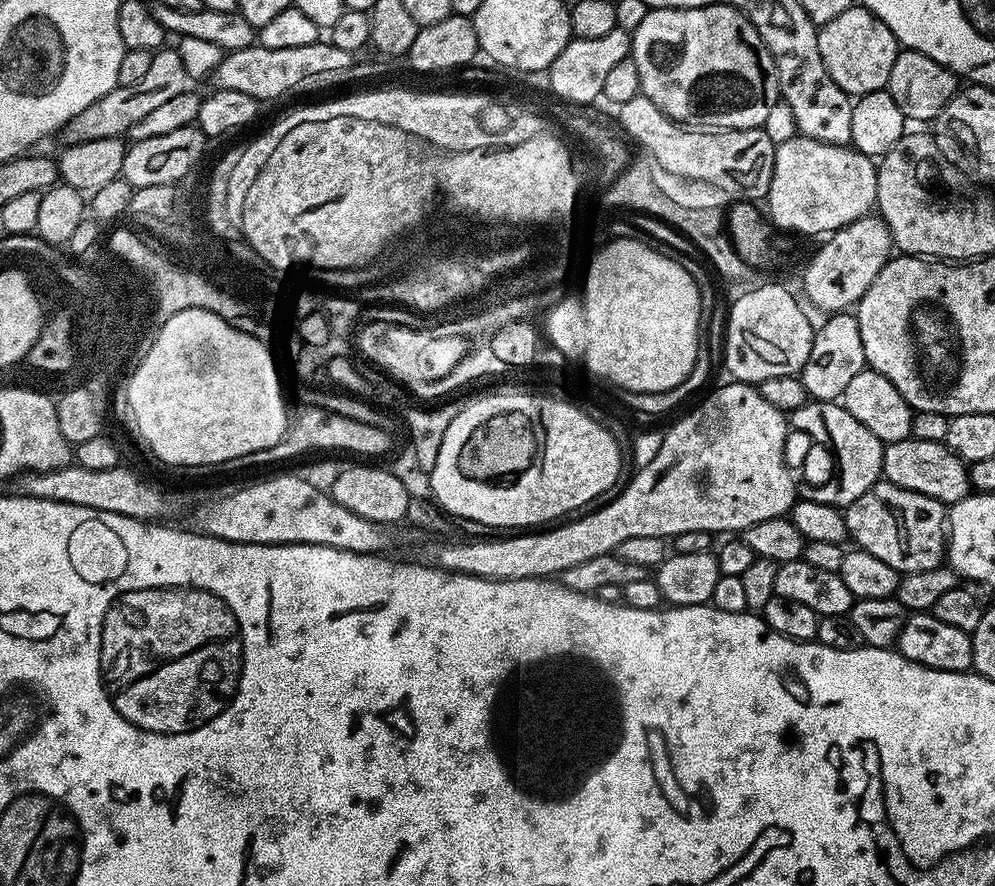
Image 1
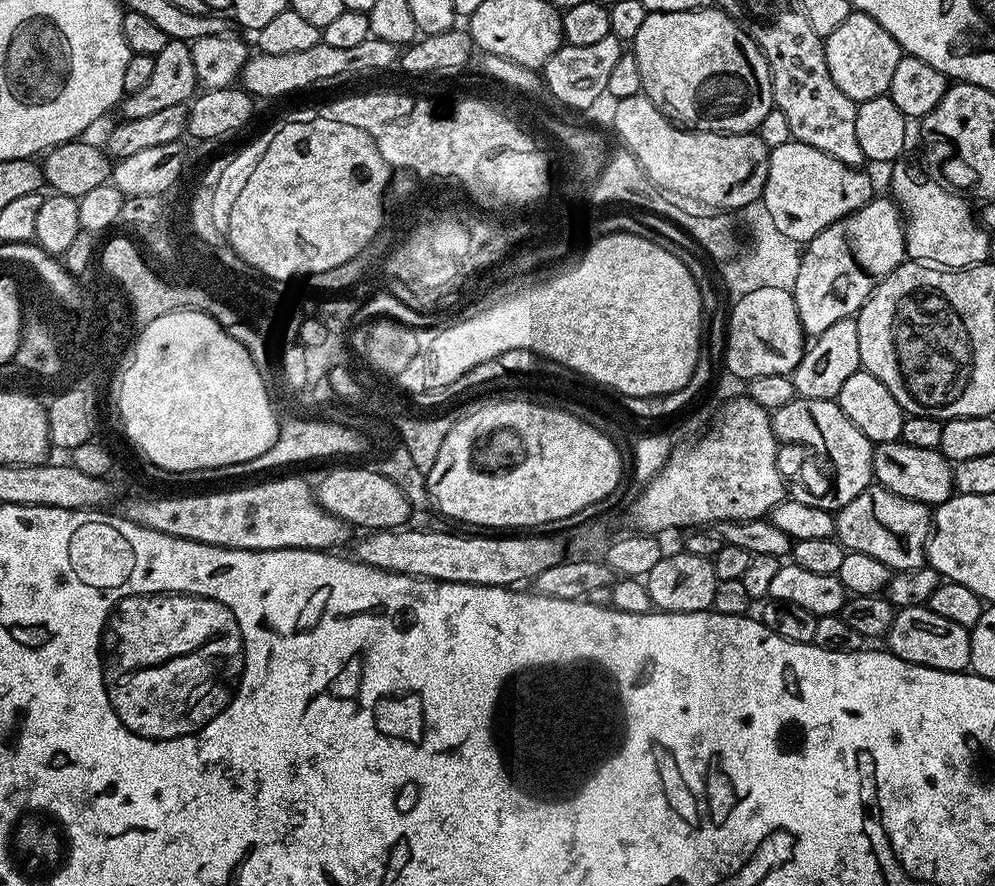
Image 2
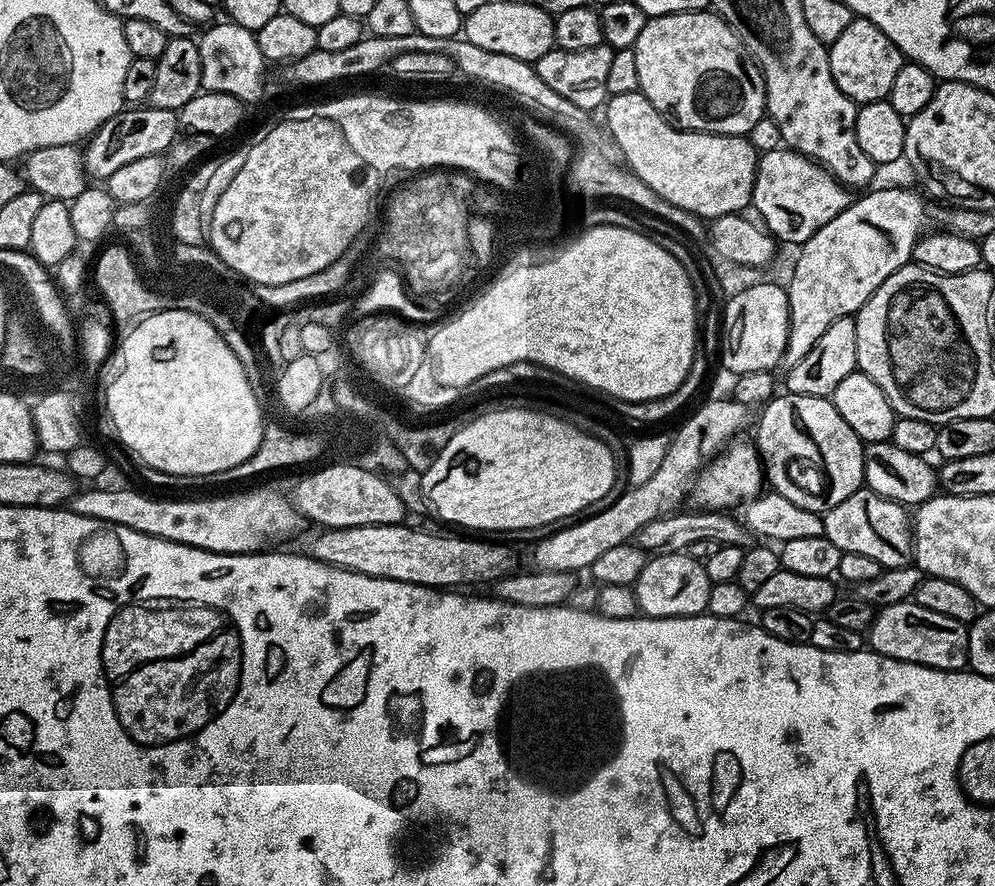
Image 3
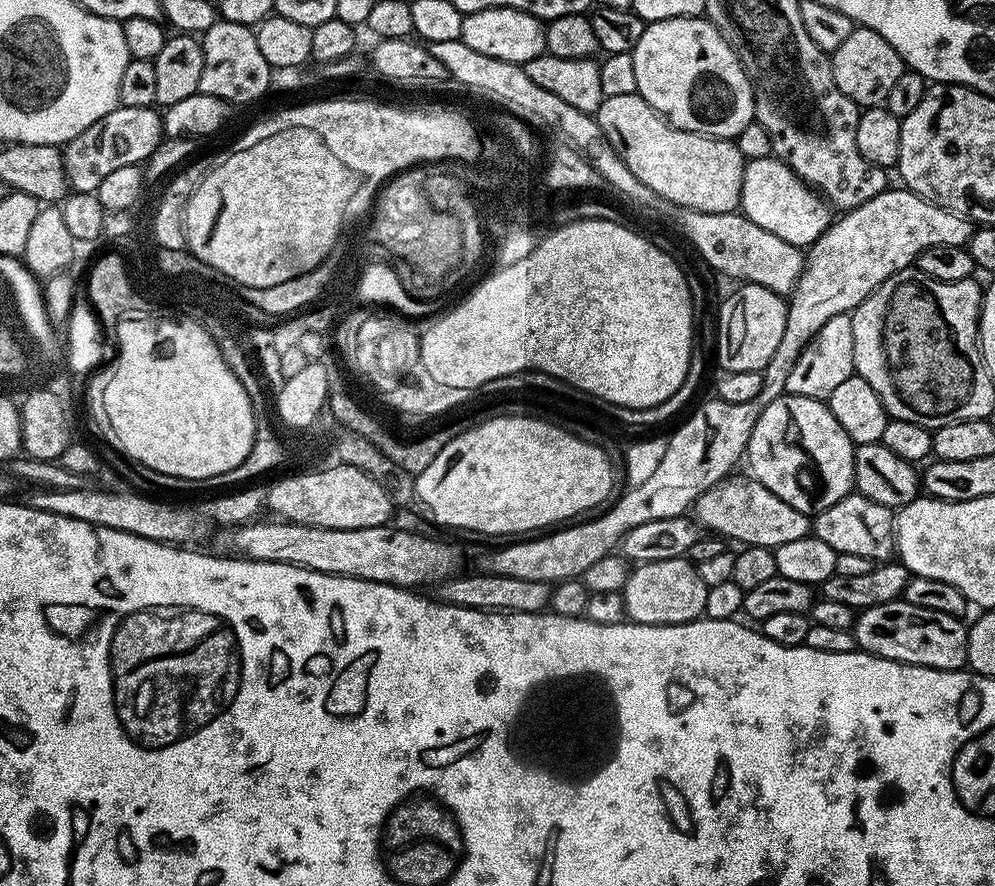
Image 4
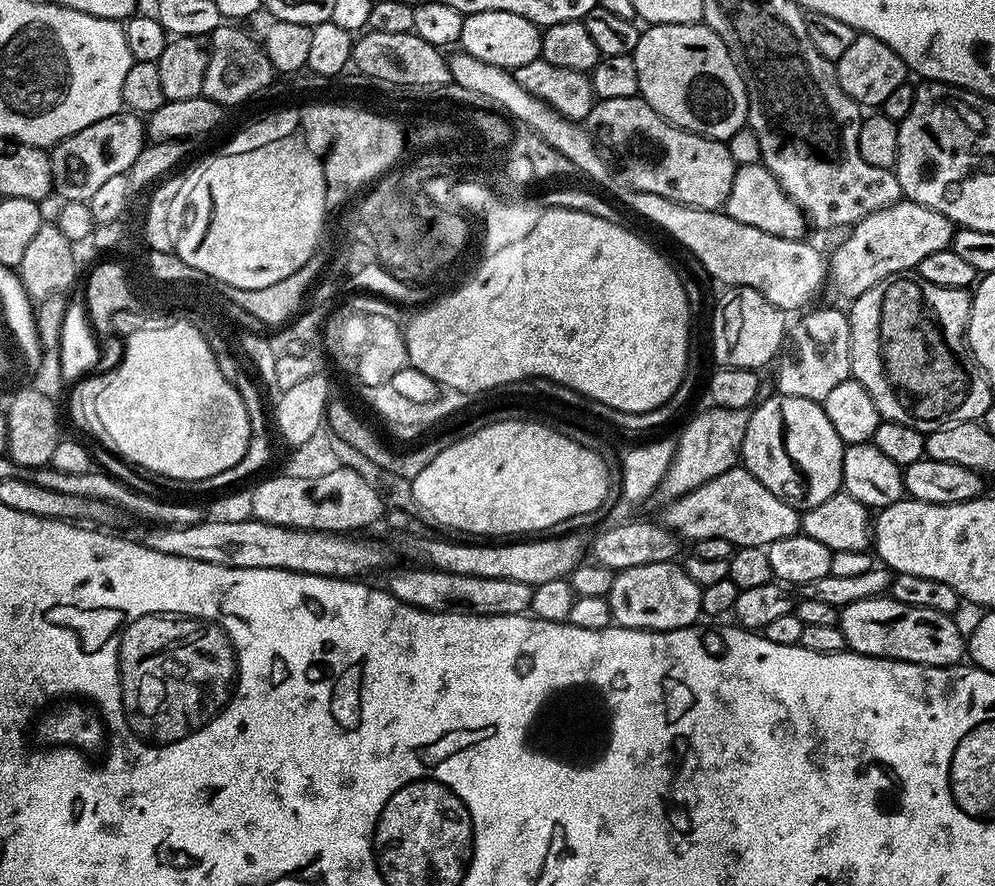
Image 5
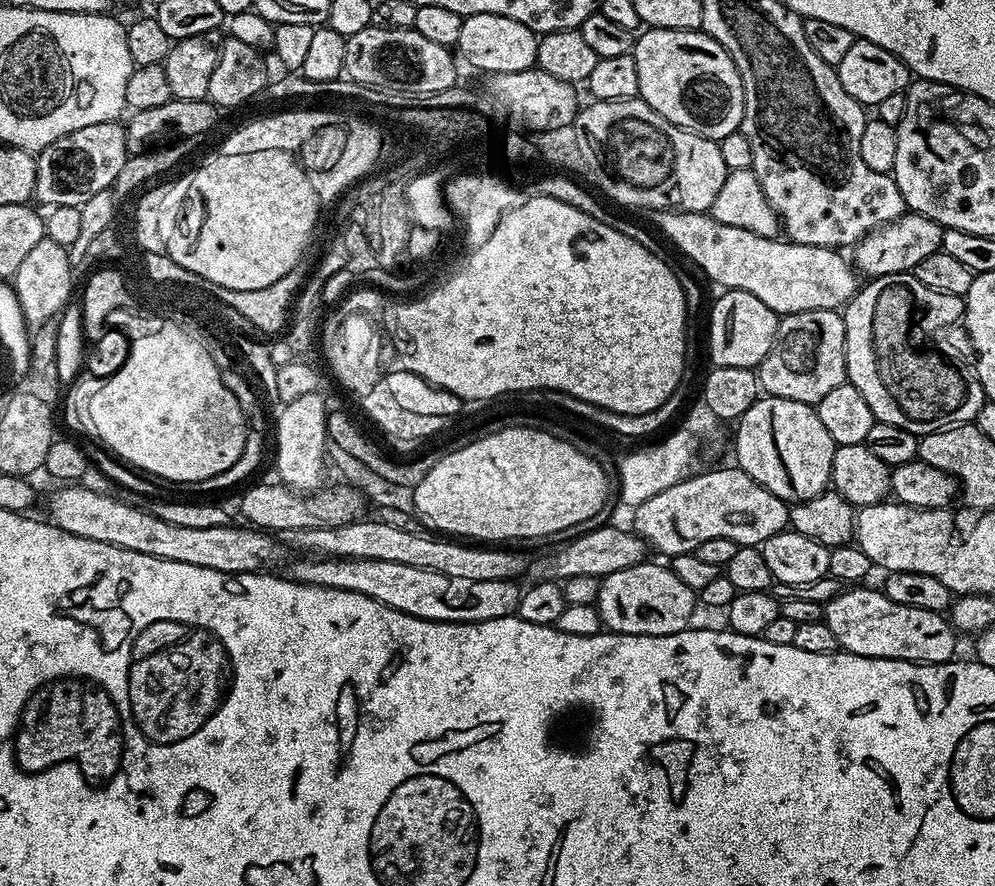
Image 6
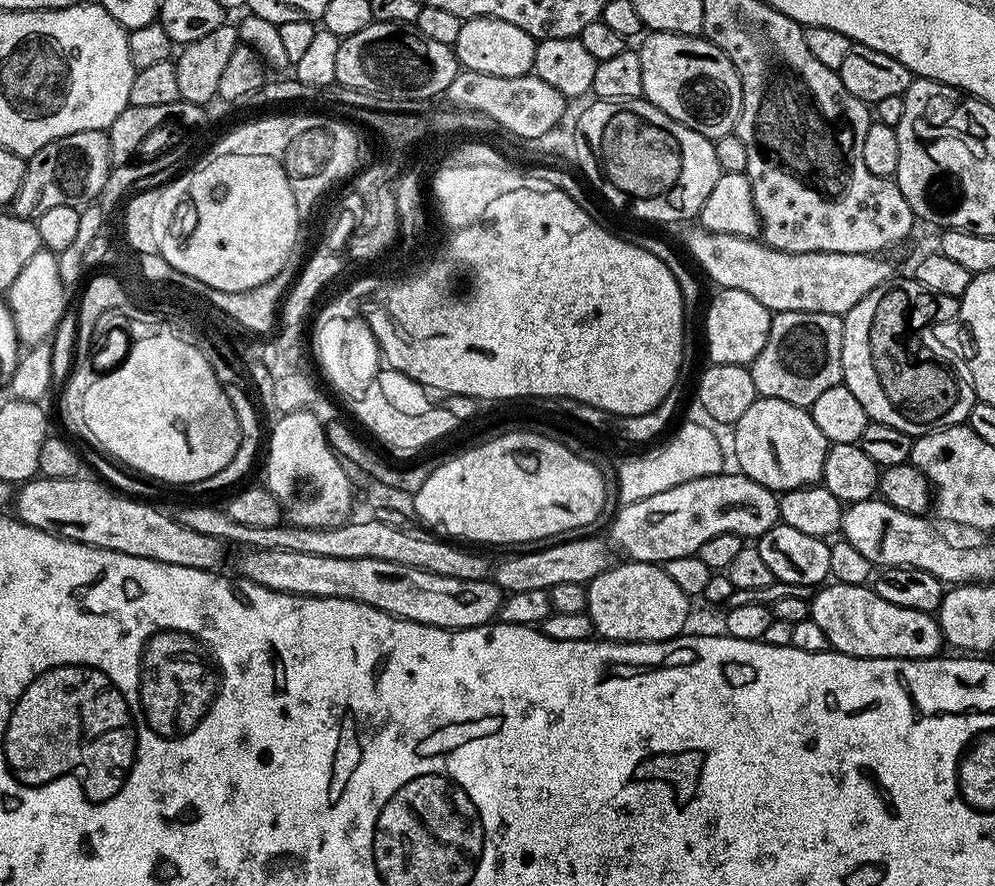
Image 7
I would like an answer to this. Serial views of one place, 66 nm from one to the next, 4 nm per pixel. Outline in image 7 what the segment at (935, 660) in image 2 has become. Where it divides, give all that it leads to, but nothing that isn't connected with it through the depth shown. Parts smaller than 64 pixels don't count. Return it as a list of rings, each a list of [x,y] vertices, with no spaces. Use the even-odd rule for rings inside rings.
[[[832,582],[821,587],[810,601],[810,619],[818,622],[835,651],[848,656],[930,660],[941,655],[943,648],[940,647],[946,644],[940,621],[933,613],[894,606],[894,602],[886,602],[886,598],[879,596],[875,587],[862,584]]]

